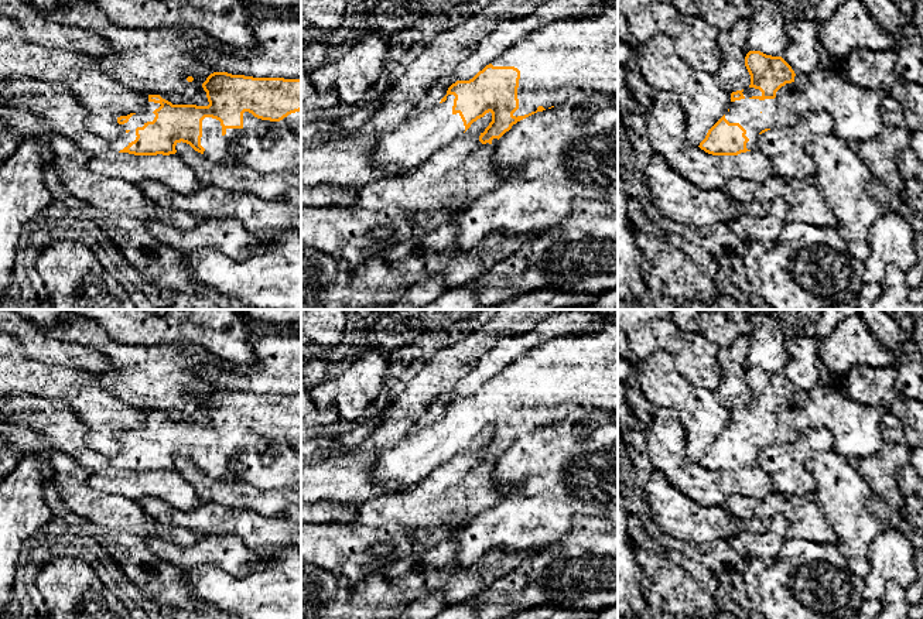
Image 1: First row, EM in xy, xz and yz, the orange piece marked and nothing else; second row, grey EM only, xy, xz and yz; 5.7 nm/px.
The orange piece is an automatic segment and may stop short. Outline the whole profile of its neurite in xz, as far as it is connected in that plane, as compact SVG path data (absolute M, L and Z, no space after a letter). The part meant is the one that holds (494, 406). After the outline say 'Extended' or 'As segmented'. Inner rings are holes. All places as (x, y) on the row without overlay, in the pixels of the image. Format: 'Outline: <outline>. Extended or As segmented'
Outline: M618 321L591 334L557 336L526 352L472 396L452 400L437 423L389 449L375 464L370 476L377 485L399 485L389 493L400 493L455 458L489 428L492 438L479 458L496 462L517 438L570 415L580 418L588 410L618 413Z. Extended

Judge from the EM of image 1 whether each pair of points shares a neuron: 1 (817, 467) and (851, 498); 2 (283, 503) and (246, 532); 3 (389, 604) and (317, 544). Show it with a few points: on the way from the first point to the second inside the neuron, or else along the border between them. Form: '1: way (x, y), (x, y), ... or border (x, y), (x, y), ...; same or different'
1: way (826, 475), (843, 493); same
2: border (274, 515), (284, 517); different
3: border (389, 561), (359, 580), (348, 580), (328, 573); different

